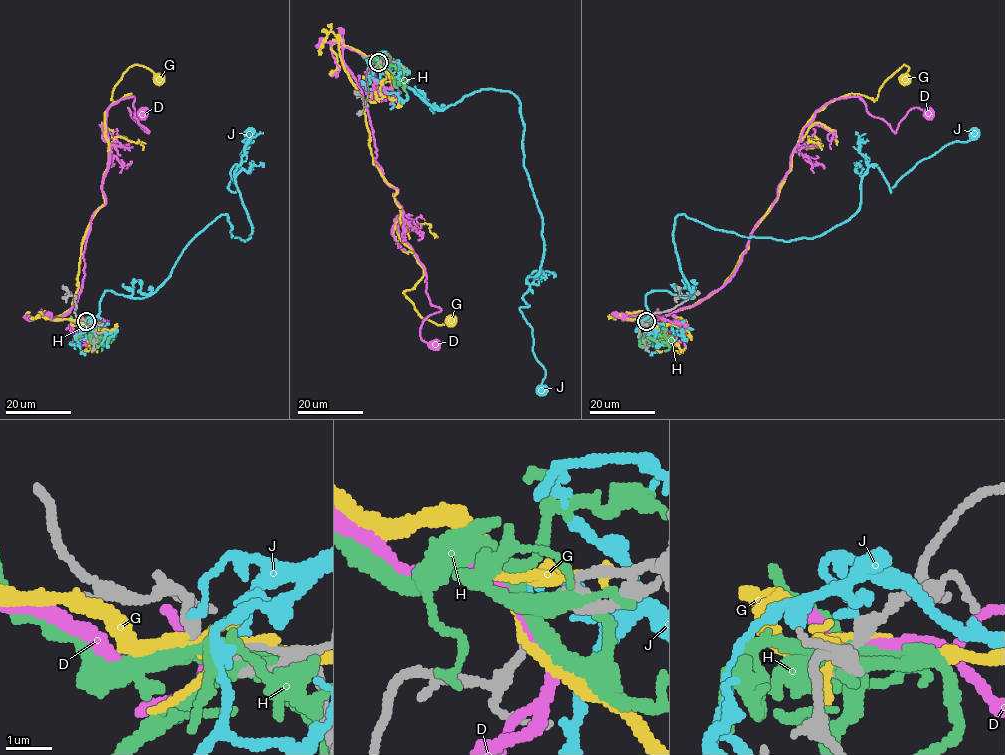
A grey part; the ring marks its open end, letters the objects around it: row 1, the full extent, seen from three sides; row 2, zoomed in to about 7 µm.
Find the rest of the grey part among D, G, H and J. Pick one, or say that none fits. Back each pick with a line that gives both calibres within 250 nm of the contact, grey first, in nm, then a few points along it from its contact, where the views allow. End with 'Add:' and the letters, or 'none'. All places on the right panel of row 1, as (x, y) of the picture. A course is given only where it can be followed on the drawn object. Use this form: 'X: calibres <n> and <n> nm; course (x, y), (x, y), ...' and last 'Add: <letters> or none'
J: calibres 200 and 140 nm; course (646, 321), (648, 293), (693, 296), (677, 216), (815, 238), (857, 211), (872, 164), (890, 192), (972, 133)
Add: J

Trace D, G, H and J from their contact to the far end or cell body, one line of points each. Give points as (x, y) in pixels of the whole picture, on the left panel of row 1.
D: (85, 322), (51, 315), (75, 305), (105, 203), (106, 110), (133, 97), (147, 132), (128, 107), (142, 115)
G: (85, 322), (46, 318), (71, 308), (105, 202), (105, 112), (131, 94), (111, 98), (131, 66), (158, 79)
H: (85, 322), (95, 329), (91, 340), (100, 336), (105, 338), (102, 345), (104, 343)
J: (85, 321), (105, 291), (152, 294), (220, 216), (250, 238), (237, 164), (228, 185), (250, 133)

